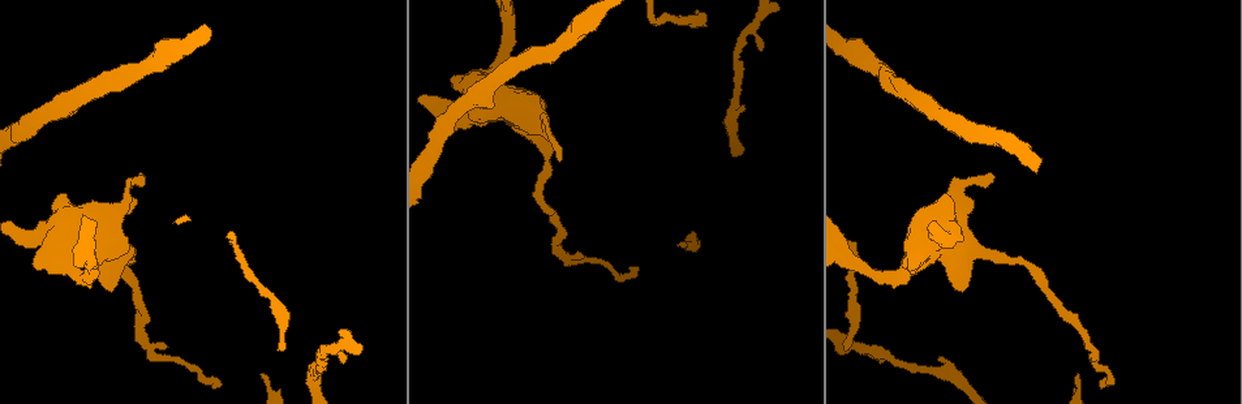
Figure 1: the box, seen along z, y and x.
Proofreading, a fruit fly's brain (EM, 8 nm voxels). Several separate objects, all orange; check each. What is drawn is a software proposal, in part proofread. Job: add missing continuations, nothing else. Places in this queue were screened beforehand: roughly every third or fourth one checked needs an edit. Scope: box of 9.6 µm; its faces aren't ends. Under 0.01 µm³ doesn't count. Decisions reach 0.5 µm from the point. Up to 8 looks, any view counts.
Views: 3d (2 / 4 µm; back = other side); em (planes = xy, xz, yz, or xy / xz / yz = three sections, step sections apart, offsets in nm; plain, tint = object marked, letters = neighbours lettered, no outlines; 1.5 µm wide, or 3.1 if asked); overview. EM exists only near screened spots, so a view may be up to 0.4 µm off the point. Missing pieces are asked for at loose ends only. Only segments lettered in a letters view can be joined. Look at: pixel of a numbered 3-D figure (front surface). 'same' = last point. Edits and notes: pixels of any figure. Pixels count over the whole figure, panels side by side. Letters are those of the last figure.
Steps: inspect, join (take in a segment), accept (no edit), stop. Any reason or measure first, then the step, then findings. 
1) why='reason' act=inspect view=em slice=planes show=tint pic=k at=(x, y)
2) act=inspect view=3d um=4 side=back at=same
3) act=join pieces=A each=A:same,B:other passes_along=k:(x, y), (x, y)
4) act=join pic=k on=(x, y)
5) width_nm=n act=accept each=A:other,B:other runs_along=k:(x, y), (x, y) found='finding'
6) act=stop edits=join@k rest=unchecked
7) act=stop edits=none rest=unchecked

why='long arm stops here' act=inspect view=3d um=2 pic=1 at=(678, 245)

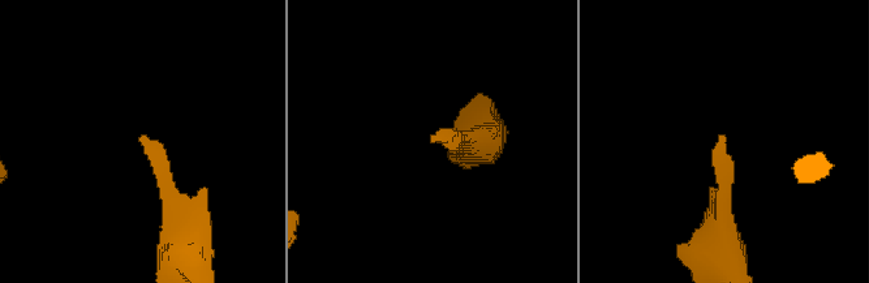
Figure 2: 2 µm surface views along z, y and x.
why='shape alone is not enough' act=inspect view=em slice=xz step=4 show=letters pic=2 at=(432, 137)

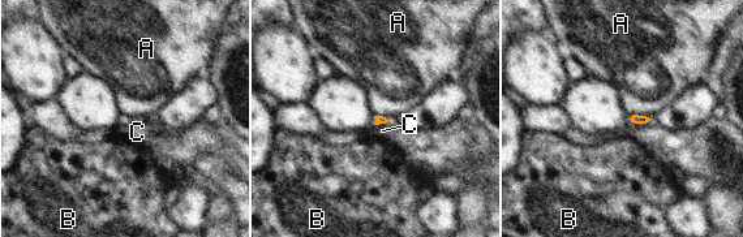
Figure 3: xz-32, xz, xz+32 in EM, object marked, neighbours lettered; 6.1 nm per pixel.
act=inspect view=em slice=planes show=letters at=same

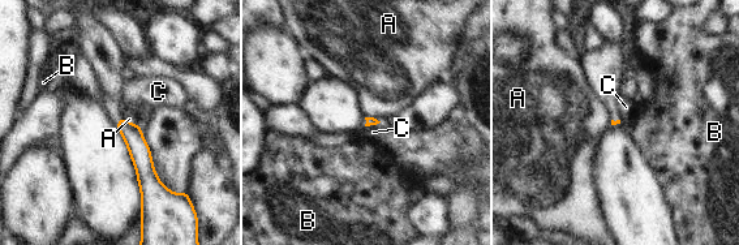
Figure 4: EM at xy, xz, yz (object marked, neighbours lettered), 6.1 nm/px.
act=accept each=A:other,B:other,C:other border=4:(121, 116), (140, 127) found='none of them fits'

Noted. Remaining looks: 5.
why='an open end' act=inspect view=em slice=planes show=plain pic=1 at=(964, 290)

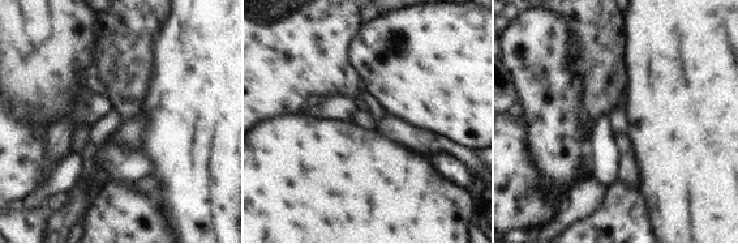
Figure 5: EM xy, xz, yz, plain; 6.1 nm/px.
why='what lies round it' act=inspect view=em slice=planes show=letters at=same

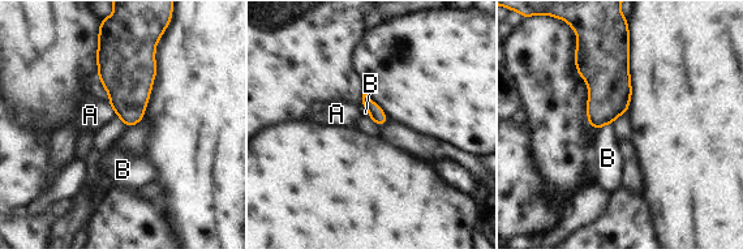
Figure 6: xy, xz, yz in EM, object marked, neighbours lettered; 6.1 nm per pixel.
act=accept each=A:other,B:other border=6:(611, 123), (606, 123), (596, 131) found='no lettered segment goes on from it'

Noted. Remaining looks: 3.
why='thin end' act=inspect view=3d um=4 pic=1 at=(696, 10)

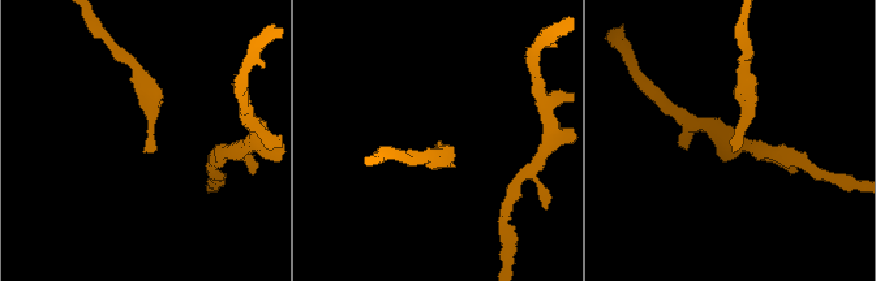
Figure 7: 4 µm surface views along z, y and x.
act=inspect view=em slice=planes show=letters pic=7 at=(145, 151)

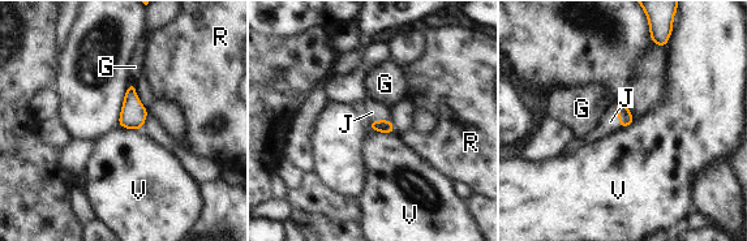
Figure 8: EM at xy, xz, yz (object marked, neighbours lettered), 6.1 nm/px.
act=join pic=8 on=(373, 111) each=G:other,J:same,R:other,V:other passes_along=8:(383, 125), (376, 121), (373, 111) found='it goes on there'

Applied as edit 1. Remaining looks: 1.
act=stop edits=join@8 rest=unchecked

